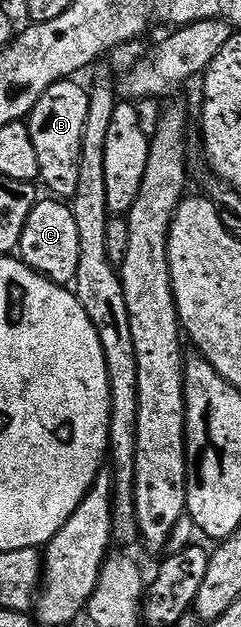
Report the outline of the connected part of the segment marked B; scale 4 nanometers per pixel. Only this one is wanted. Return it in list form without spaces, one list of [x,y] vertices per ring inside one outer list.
[[[75,80],[53,84],[33,107],[26,119],[29,136],[33,136],[33,148],[37,148],[37,164],[42,185],[52,190],[59,200],[74,199],[81,184],[83,171],[83,141],[91,111],[91,95],[82,90]]]

